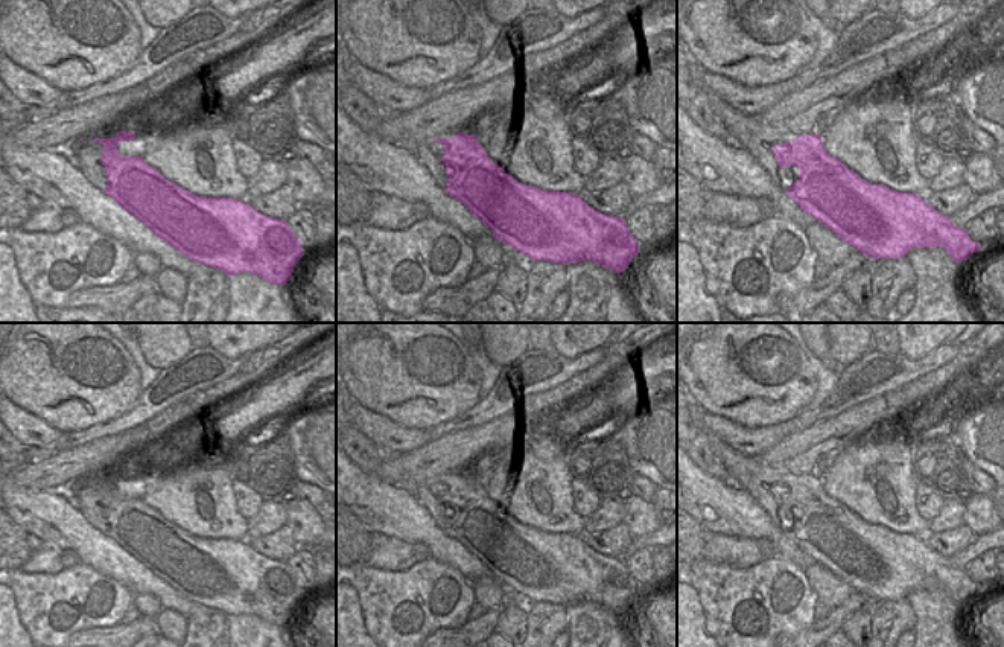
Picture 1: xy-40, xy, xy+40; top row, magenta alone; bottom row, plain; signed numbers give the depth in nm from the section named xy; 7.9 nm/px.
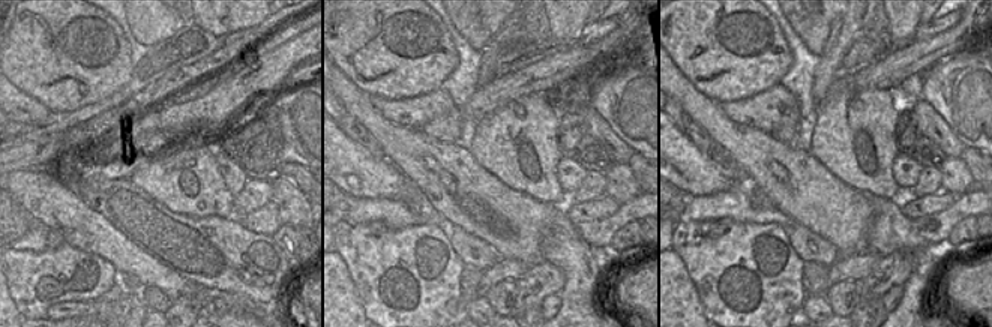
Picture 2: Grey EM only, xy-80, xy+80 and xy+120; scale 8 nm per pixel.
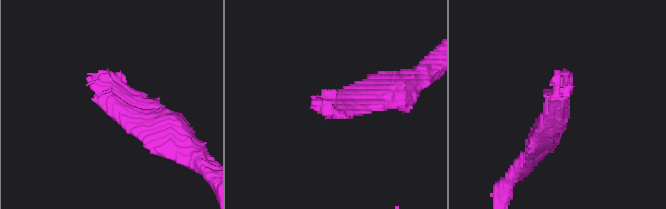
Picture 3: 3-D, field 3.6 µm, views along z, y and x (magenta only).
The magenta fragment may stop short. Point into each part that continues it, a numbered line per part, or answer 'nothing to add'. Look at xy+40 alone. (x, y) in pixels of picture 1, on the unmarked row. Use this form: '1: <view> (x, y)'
1: xy+40 (744, 471)

